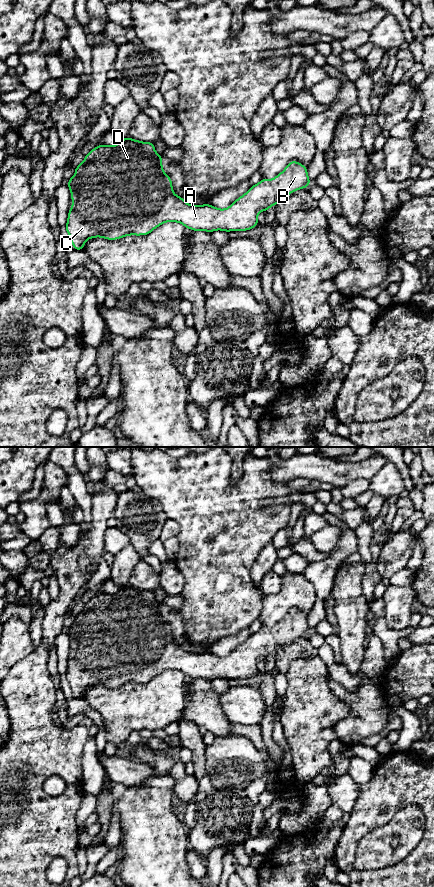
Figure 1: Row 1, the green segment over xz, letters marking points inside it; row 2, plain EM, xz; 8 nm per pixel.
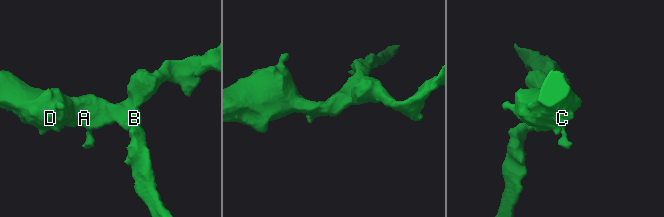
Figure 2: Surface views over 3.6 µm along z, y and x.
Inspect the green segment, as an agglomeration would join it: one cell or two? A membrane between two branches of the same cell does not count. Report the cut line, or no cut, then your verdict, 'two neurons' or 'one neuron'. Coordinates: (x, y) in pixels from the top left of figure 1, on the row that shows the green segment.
no cut | one neuron

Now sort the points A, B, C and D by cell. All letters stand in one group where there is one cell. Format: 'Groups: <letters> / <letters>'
Groups: A B C D

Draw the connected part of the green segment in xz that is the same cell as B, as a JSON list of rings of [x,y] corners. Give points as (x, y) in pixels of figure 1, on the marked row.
[[[129,137],[120,139],[117,145],[102,144],[88,152],[83,162],[75,167],[75,175],[67,184],[72,207],[65,230],[74,250],[83,250],[85,242],[95,237],[117,240],[129,235],[148,235],[165,222],[177,222],[190,230],[209,233],[216,230],[247,231],[259,224],[260,211],[267,212],[292,192],[311,184],[307,166],[292,160],[275,178],[262,178],[226,209],[208,203],[191,205],[174,194],[172,180],[163,170],[162,159],[152,142]]]

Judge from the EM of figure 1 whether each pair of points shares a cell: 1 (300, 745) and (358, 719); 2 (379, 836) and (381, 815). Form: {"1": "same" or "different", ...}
{"1": "different", "2": "different"}

